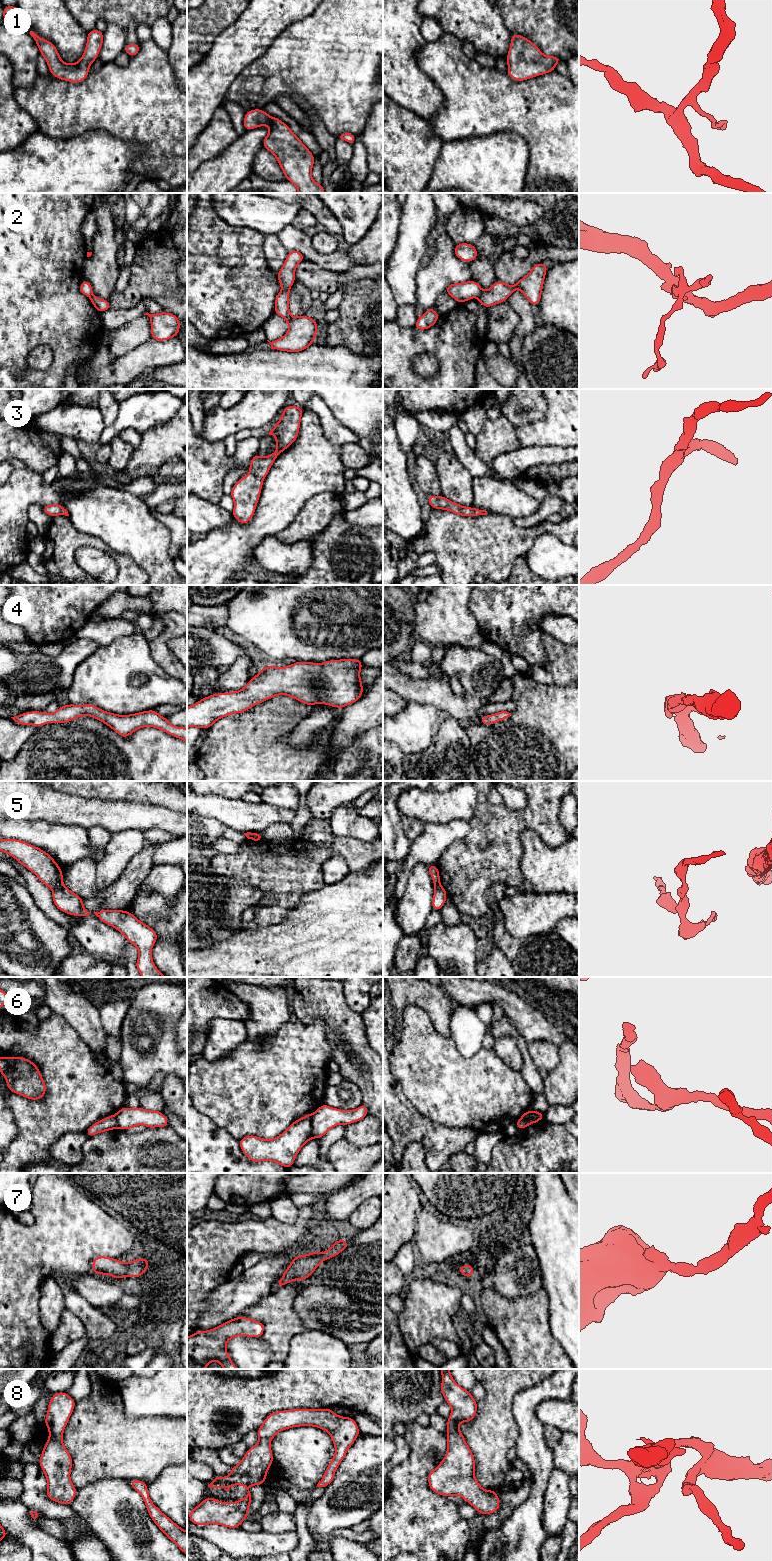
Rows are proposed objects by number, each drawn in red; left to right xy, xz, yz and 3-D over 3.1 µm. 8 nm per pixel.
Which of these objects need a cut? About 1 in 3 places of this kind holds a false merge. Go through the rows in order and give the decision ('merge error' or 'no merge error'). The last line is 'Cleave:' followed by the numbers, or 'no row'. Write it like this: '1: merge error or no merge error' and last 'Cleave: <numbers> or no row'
1: no merge error
2: merge error
3: no merge error
4: no merge error
5: merge error
6: no merge error
7: no merge error
8: no merge error
Cleave: 2, 5

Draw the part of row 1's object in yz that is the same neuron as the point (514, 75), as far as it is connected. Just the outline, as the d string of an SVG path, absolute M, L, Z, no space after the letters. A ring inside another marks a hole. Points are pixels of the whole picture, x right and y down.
M511 34L511 44L506 57L508 75L515 81L525 81L545 73L555 71L555 66L561 61L557 56L546 56L530 40L520 34Z

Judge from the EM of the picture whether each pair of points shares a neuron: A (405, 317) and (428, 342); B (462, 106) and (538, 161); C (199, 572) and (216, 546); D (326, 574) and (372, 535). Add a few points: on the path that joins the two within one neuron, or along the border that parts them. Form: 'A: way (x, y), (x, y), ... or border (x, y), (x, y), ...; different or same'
A: border (394, 322), (401, 327), (413, 328); different
B: way (486, 106), (502, 106), (533, 137); same
C: way (205, 566), (216, 555), (216, 552); same
D: way (339, 561), (345, 555), (352, 555), (359, 544); same

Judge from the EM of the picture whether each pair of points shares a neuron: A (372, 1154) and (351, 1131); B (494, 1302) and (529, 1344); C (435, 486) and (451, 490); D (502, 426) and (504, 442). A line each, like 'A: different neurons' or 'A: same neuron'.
A: different neurons
B: same neuron
C: different neurons
D: same neuron

